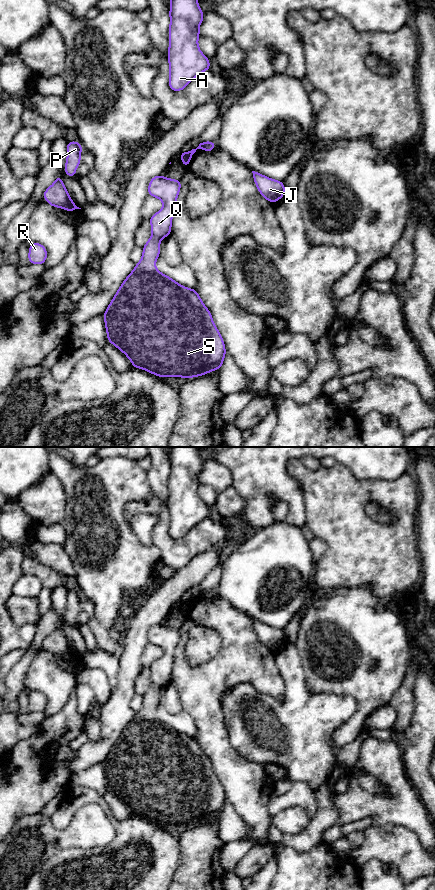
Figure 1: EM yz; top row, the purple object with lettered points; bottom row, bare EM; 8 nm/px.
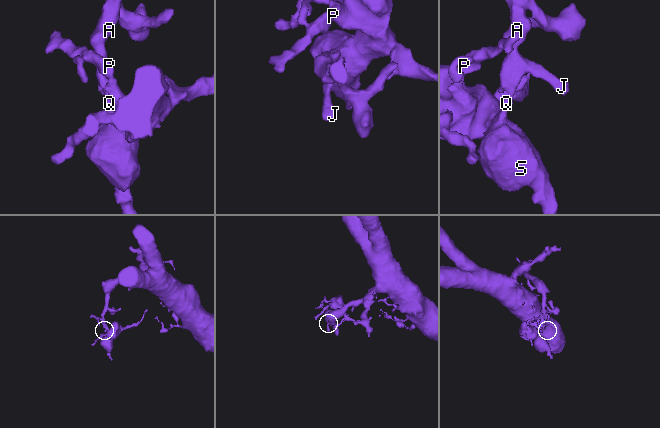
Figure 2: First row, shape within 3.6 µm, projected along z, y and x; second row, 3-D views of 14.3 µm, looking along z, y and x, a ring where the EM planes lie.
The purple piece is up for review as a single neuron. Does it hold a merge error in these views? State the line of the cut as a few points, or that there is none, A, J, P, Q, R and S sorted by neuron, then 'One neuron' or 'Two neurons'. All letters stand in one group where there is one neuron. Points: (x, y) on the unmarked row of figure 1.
Split along yz (153, 683), (159, 688). Groups: A J Q / P R S. Two neurons

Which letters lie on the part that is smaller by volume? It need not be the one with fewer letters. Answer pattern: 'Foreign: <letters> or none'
Foreign: P, R, S

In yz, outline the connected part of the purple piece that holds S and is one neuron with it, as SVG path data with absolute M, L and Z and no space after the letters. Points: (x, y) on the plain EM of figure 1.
M151 684L143 694L140 710L124 728L104 760L108 789L129 806L133 815L142 816L161 826L179 824L187 827L220 817L226 798L223 786L213 771L211 760L204 753L196 737L182 734L157 718L155 710L159 703L160 688Z

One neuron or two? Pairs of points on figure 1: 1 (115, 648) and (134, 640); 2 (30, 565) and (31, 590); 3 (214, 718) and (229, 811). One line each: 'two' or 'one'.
1: two
2: two
3: two

